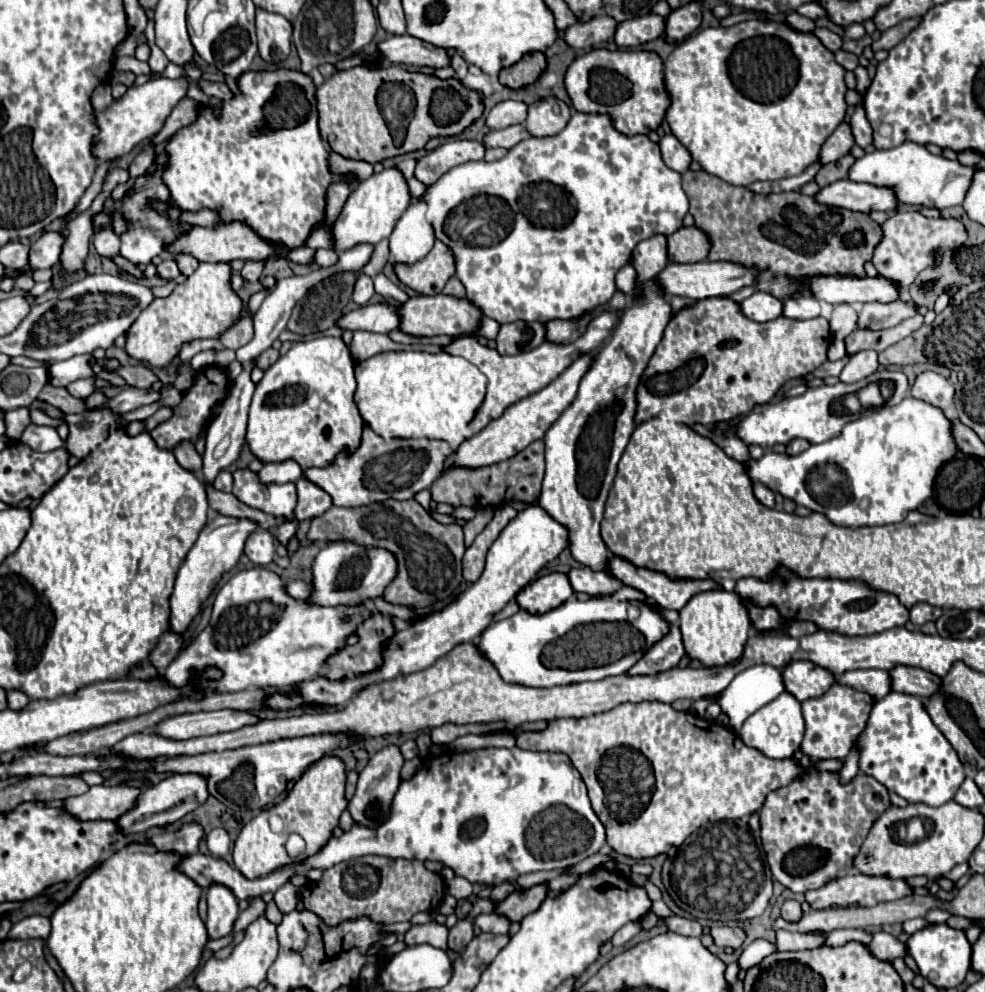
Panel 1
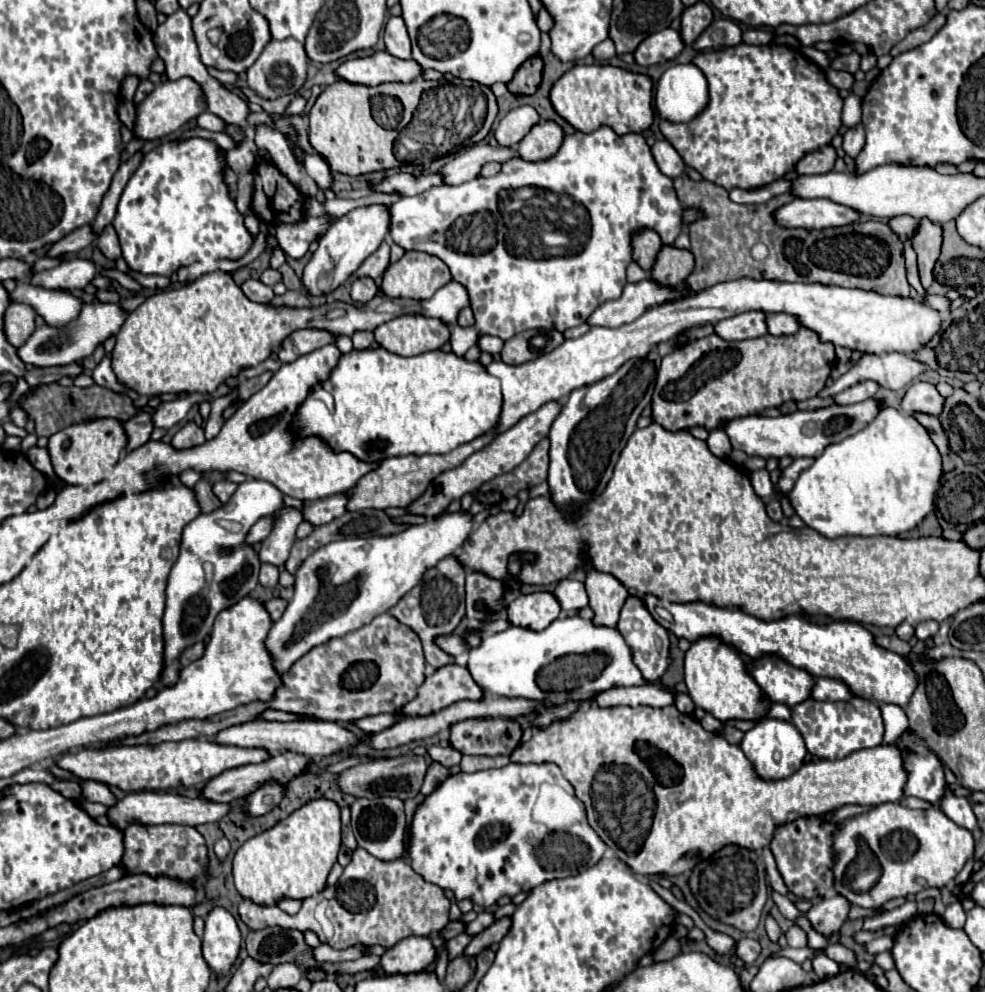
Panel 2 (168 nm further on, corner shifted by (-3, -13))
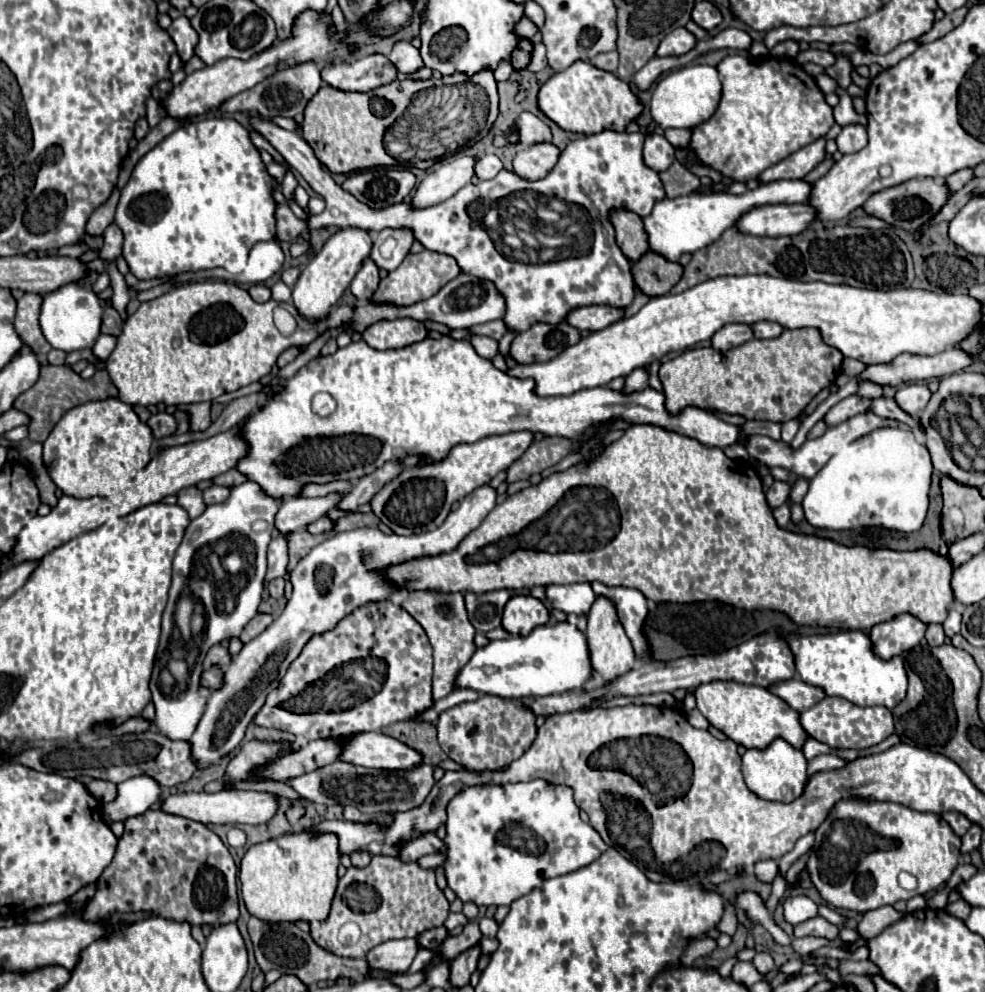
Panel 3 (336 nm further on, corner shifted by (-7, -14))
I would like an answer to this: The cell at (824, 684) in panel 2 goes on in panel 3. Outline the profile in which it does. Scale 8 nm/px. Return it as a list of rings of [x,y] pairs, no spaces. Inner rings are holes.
[[[789,679],[789,681],[769,685],[767,691],[777,695],[779,699],[783,699],[795,711],[805,711],[825,697],[823,689],[811,687],[809,683],[803,683],[803,681],[797,681],[797,679]]]

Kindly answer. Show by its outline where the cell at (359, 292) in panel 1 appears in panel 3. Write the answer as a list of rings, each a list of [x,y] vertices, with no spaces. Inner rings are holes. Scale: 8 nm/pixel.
[[[367,257],[361,263],[361,269],[357,271],[355,279],[351,281],[351,291],[359,301],[369,301],[371,295],[375,293],[375,287],[379,285],[379,267],[371,257]]]

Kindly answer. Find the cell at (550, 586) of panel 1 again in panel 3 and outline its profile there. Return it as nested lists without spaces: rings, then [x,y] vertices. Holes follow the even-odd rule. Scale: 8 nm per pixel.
[[[515,595],[503,611],[503,629],[511,635],[529,635],[535,627],[549,623],[547,607],[531,595]]]

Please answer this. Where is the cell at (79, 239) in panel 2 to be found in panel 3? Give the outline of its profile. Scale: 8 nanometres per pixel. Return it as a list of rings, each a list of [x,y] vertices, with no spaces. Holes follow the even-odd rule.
[[[113,189],[111,197],[93,211],[93,215],[91,215],[89,223],[87,223],[87,233],[89,235],[103,235],[107,225],[113,223],[117,201],[119,201],[119,189]]]

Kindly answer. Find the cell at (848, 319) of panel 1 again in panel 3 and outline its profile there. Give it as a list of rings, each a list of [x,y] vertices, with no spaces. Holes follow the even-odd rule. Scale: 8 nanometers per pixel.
[[[845,359],[841,371],[843,371],[845,375],[849,375],[849,377],[859,377],[859,375],[865,371],[865,365],[859,363],[857,359]]]

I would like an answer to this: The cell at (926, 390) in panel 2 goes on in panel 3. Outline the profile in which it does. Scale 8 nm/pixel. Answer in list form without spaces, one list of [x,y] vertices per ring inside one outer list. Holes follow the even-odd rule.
[[[917,383],[901,385],[895,393],[897,405],[911,417],[917,417],[919,411],[923,411],[923,407],[927,405],[927,399],[931,399],[931,391],[923,383],[919,383],[919,385]]]

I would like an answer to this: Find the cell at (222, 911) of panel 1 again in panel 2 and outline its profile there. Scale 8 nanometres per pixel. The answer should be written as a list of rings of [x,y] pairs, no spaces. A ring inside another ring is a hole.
[[[215,906],[205,918],[203,958],[217,976],[225,976],[235,962],[241,946],[241,932],[235,918],[221,906]]]

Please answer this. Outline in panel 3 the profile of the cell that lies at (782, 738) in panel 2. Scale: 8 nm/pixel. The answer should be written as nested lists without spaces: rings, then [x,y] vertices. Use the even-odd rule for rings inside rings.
[[[775,739],[771,747],[767,747],[767,751],[755,751],[755,749],[745,751],[743,779],[749,791],[753,791],[759,799],[791,803],[803,793],[807,781],[807,759],[799,749],[793,749],[787,741]]]

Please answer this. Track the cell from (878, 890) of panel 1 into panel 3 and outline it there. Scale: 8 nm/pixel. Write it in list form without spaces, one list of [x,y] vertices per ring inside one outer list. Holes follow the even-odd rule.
[[[815,917],[809,921],[803,921],[799,925],[793,927],[793,937],[827,937],[827,939],[837,939],[839,929],[835,925],[831,925],[829,921],[825,921],[823,917]]]

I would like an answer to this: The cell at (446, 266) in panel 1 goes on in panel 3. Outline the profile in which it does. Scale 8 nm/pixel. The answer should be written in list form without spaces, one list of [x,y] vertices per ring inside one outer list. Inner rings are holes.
[[[423,251],[423,253],[417,253],[417,255],[409,253],[395,271],[391,271],[385,279],[381,279],[381,283],[379,283],[377,291],[373,293],[371,301],[377,303],[377,305],[395,305],[395,307],[415,305],[415,303],[435,295],[443,285],[447,285],[459,273],[461,273],[461,269],[459,269],[457,261],[449,255],[435,253],[435,251]]]

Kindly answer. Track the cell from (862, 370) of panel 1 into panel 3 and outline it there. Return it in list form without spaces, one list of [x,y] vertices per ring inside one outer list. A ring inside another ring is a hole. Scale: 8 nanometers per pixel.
[[[851,395],[843,401],[839,401],[837,405],[833,405],[827,415],[823,417],[823,421],[827,423],[827,427],[835,427],[843,421],[847,421],[849,417],[857,415],[857,413],[865,413],[869,409],[871,401],[869,399],[863,399],[863,397],[857,397],[857,395]]]

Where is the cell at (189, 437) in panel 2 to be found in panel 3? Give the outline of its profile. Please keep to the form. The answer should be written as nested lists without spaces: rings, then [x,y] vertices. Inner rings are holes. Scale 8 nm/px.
[[[195,403],[185,407],[191,413],[191,431],[203,431],[211,425],[211,403]]]

